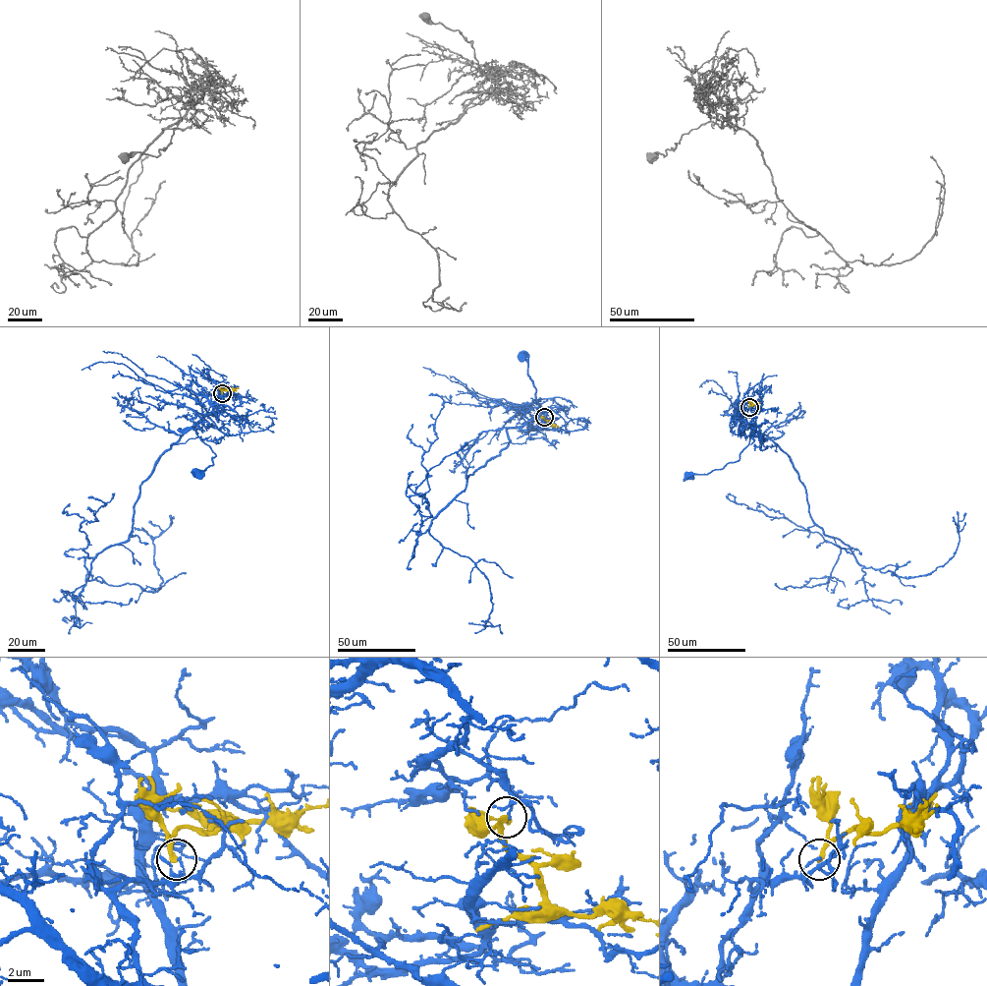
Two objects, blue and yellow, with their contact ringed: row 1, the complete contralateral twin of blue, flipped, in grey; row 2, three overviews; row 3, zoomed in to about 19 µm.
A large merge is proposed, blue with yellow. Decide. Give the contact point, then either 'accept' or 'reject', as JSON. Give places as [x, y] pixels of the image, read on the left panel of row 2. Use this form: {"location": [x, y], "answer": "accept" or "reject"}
{"location": [222, 393], "answer": "reject"}

